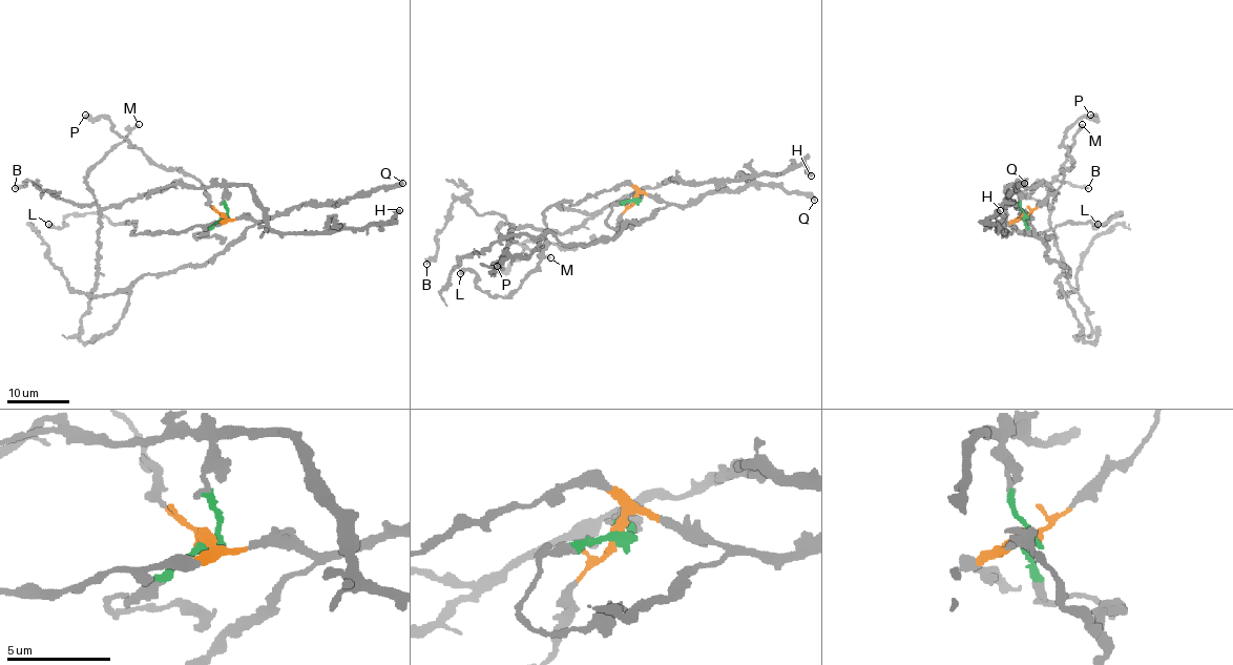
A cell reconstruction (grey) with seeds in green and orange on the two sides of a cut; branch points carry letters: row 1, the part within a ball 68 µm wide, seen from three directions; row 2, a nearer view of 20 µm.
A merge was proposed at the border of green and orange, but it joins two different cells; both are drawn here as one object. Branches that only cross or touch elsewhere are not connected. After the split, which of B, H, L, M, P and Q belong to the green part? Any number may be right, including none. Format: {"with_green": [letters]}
{"with_green": ["B", "H", "M"]}

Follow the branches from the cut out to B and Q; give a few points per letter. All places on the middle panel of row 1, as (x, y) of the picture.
B: (634, 201), (634, 194), (605, 205), (563, 233), (511, 227), (457, 199), (426, 264)
Q: (634, 201), (639, 192), (648, 192), (688, 205), (707, 194), (751, 185), (780, 185), (814, 201)

